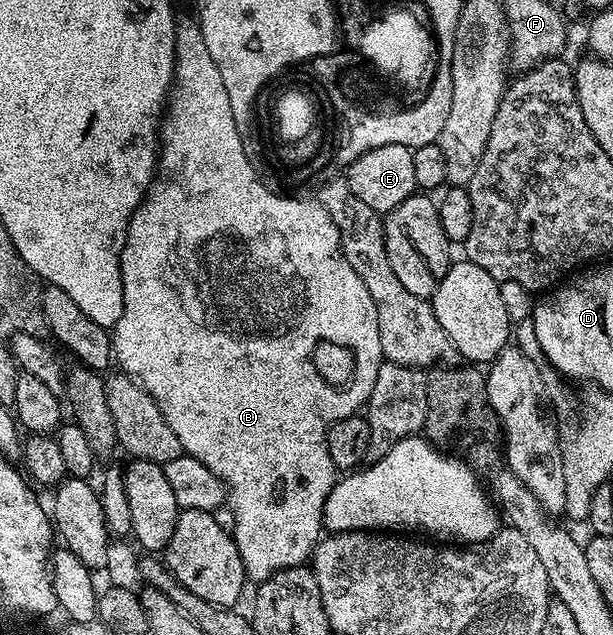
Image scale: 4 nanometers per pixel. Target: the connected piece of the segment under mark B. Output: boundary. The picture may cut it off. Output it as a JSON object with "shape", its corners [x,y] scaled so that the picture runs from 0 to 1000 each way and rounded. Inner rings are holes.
{"shape":[[[295,28],[287,38],[287,121],[261,202],[258,268],[233,320],[209,350],[209,372],[196,400],[202,479],[199,499],[192,499],[189,513],[179,521],[183,557],[188,576],[196,576],[191,580],[201,589],[214,591],[241,614],[245,625],[251,625],[258,644],[264,644],[264,657],[271,657],[271,669],[277,669],[290,694],[297,694],[300,715],[330,726],[343,745],[365,759],[369,797],[380,805],[375,841],[385,854],[388,877],[395,877],[400,907],[406,913],[429,915],[450,899],[501,888],[522,854],[530,835],[532,783],[551,753],[532,701],[535,677],[545,663],[582,652],[599,636],[626,557],[617,537],[617,487],[610,487],[610,468],[604,468],[604,455],[597,455],[591,436],[571,424],[571,411],[564,411],[558,398],[555,369],[545,348],[538,348],[538,335],[532,335],[519,317],[468,313],[442,301],[424,283],[398,231],[403,231],[401,220],[388,209],[362,115],[356,115],[356,102],[349,102],[349,90],[343,90],[343,77],[336,77],[326,38],[318,28]]]}

